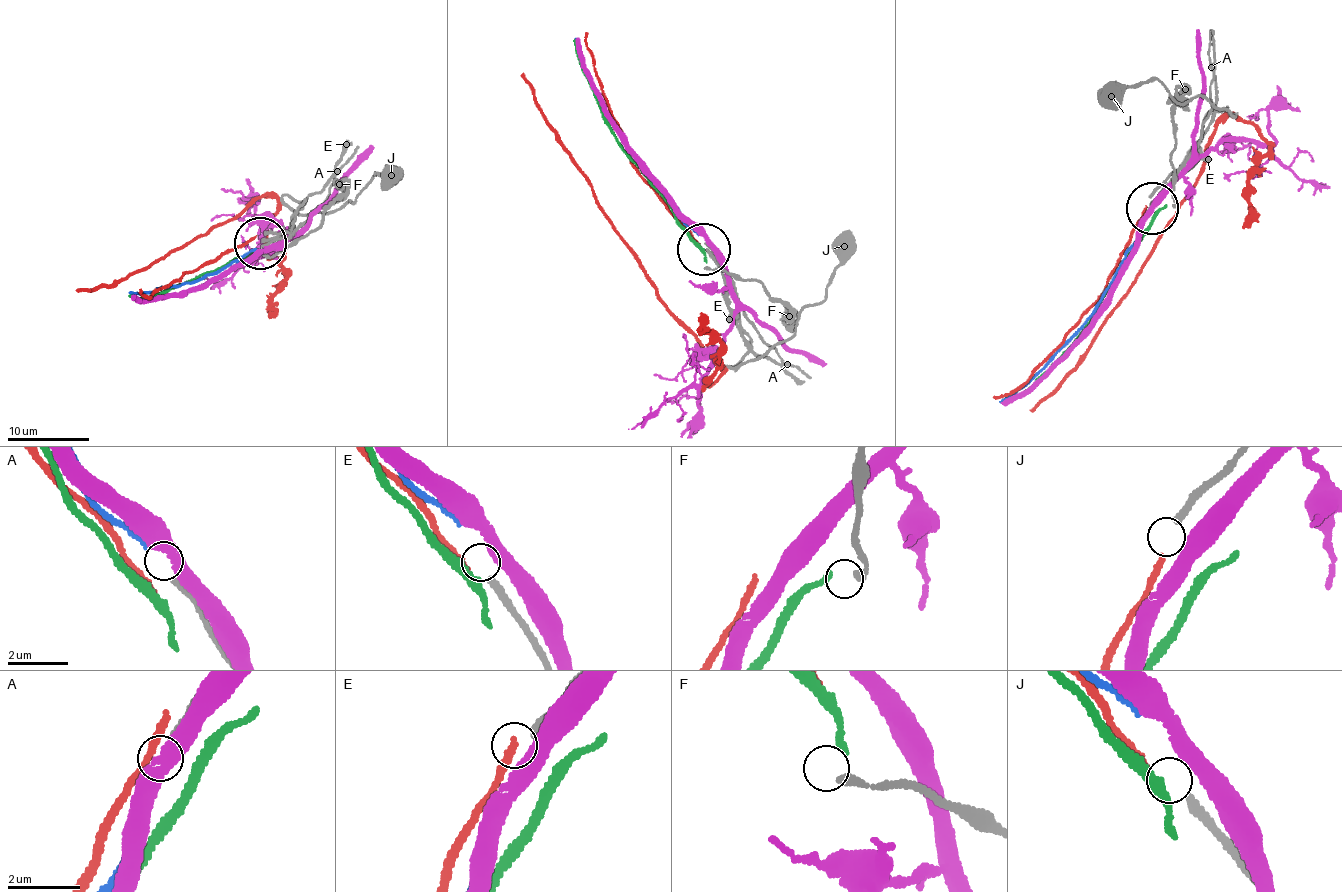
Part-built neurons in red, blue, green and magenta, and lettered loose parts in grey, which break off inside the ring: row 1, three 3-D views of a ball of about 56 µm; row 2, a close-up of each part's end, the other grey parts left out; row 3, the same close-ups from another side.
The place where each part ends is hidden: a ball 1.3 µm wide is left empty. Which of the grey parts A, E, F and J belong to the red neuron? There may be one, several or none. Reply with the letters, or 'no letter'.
J

